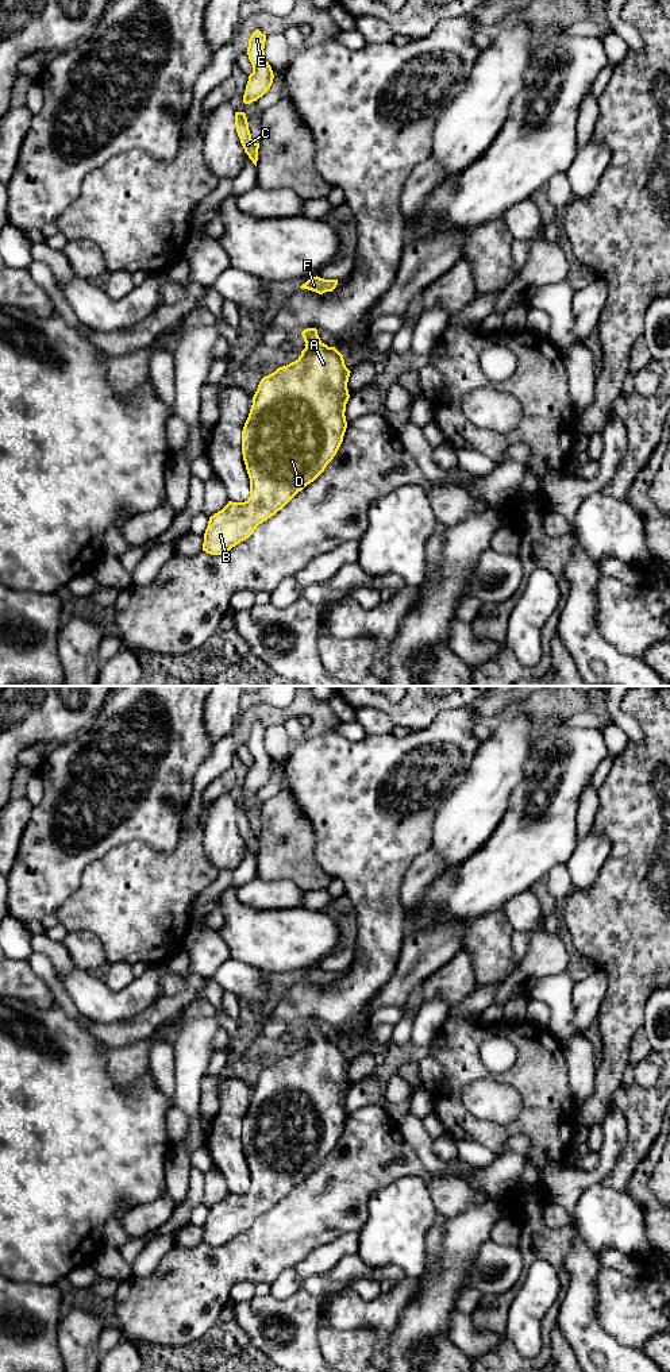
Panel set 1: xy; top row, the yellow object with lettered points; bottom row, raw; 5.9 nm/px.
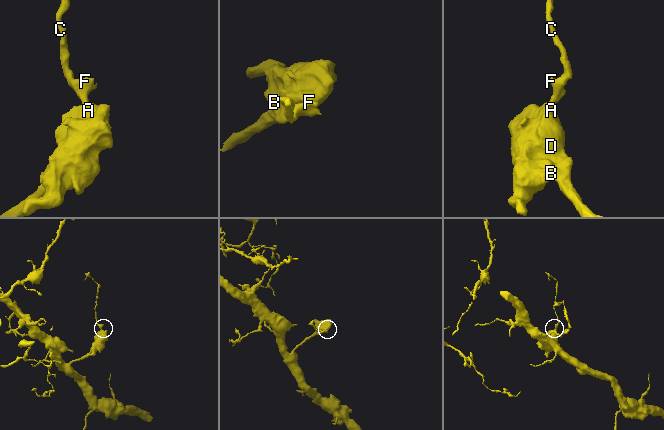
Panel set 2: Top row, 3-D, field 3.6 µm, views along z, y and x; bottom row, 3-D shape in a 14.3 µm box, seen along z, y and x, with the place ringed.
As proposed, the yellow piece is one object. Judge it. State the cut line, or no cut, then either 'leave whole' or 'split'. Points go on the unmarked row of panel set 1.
no cut; leave whole

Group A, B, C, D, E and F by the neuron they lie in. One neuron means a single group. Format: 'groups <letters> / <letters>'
groups A B C D E F

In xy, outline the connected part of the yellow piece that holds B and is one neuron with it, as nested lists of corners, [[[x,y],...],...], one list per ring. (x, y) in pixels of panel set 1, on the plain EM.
[[[307,1020],[301,1026],[305,1033],[301,1047],[294,1053],[263,1068],[253,1088],[242,1122],[242,1145],[250,1169],[250,1188],[244,1194],[228,1192],[222,1202],[209,1209],[203,1234],[203,1242],[207,1245],[222,1246],[249,1230],[259,1215],[281,1202],[324,1163],[343,1133],[347,1119],[344,1103],[350,1090],[347,1074],[351,1063],[346,1059],[343,1047],[320,1032],[316,1020]]]

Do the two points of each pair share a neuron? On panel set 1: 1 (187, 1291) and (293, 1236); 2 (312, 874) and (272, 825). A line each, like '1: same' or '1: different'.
1: same
2: same

